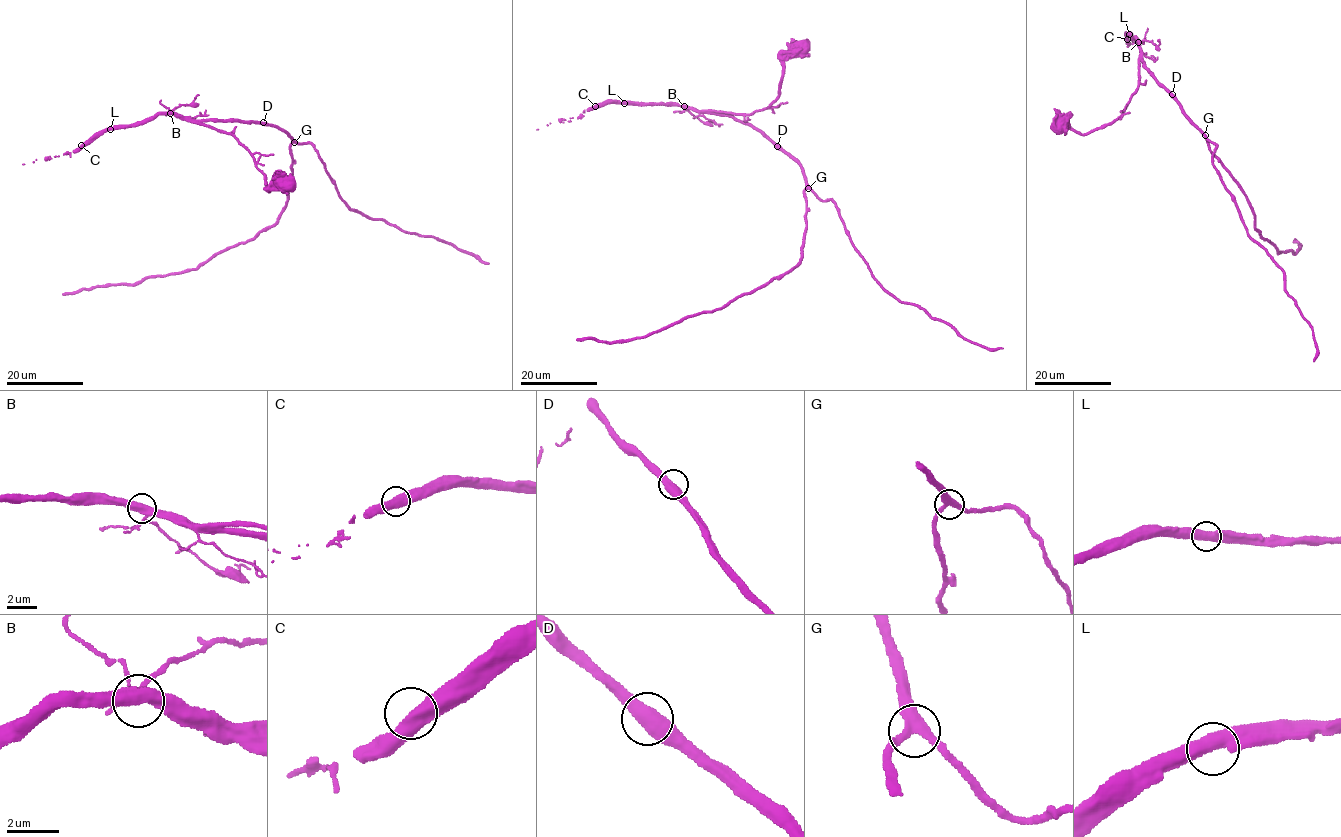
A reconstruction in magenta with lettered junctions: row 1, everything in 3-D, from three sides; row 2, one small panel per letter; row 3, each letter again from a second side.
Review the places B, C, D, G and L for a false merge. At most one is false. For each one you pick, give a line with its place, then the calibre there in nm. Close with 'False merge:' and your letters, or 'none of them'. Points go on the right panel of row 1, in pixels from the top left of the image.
False merge: none of them

